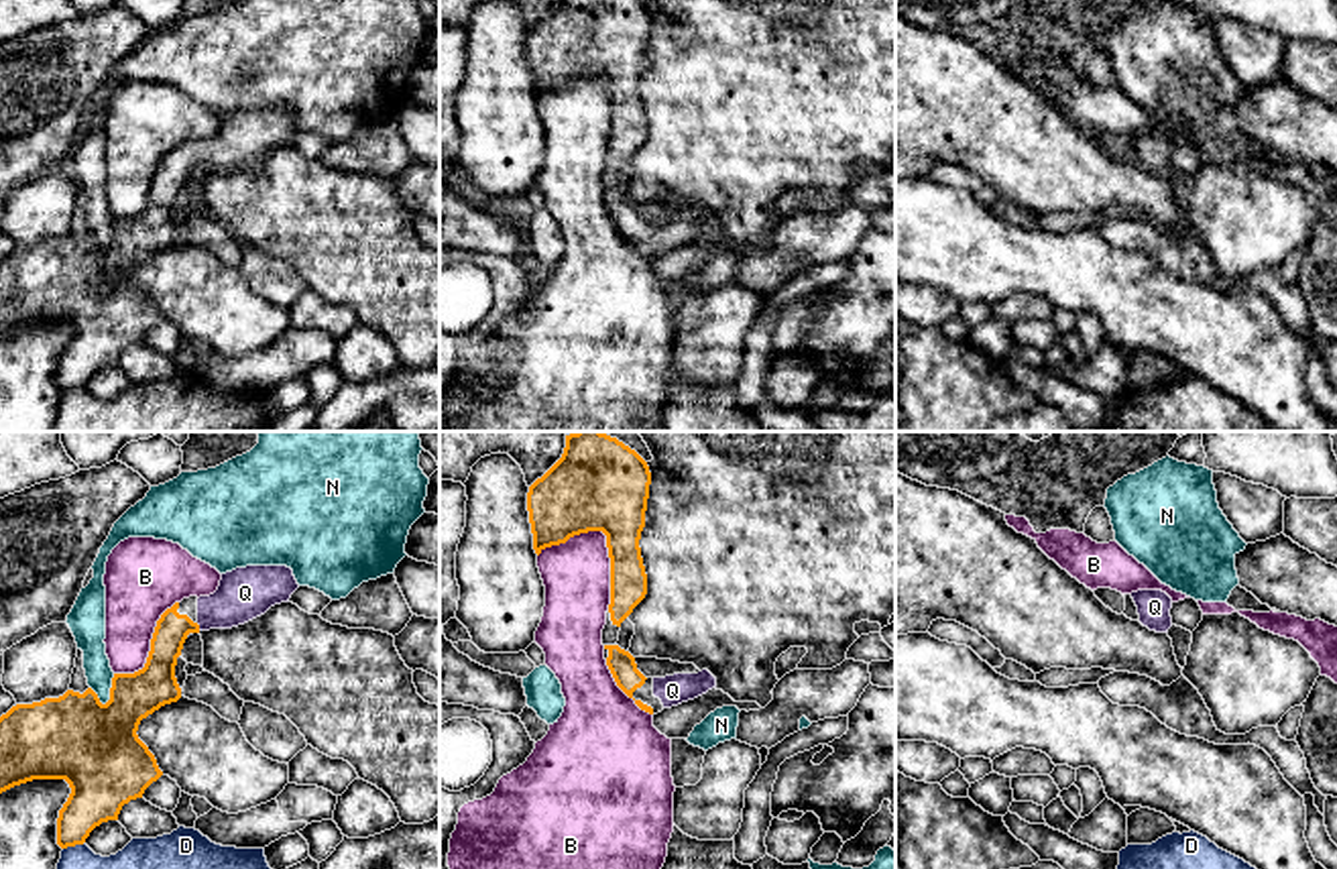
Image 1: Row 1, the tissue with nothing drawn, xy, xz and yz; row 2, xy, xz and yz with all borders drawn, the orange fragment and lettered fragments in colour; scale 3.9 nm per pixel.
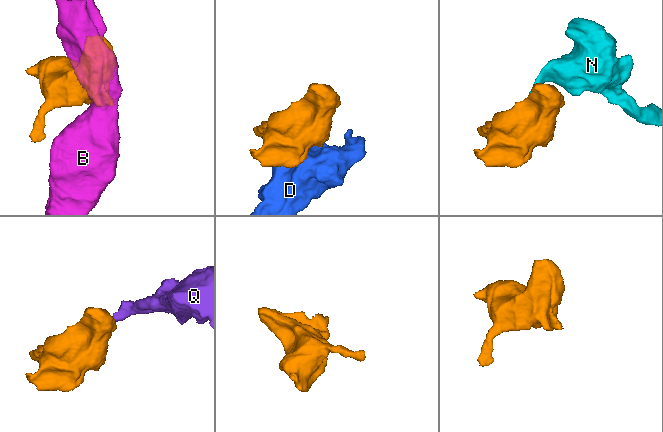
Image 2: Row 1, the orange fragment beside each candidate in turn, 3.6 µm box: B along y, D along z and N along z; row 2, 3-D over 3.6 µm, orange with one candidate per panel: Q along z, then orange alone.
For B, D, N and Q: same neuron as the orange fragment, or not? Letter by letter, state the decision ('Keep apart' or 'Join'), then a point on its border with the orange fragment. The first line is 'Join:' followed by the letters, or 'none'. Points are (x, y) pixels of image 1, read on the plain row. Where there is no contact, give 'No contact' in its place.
Join: Q
B: Keep apart. Touches orange at xz (607, 84)
D: Keep apart. Touches orange at xy (74, 389)
N: Keep apart. Touches orange at xy (110, 235)
Q: Join. Touches orange at xy (198, 171)

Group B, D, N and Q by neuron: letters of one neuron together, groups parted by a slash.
B / D / N / Q

